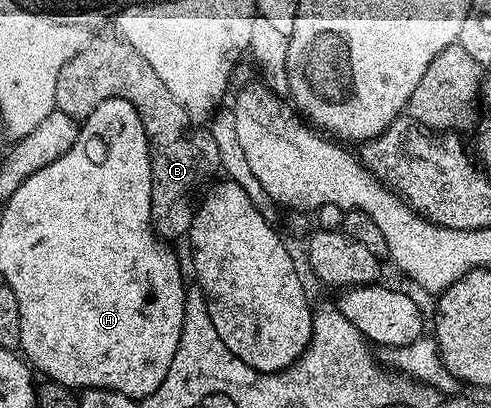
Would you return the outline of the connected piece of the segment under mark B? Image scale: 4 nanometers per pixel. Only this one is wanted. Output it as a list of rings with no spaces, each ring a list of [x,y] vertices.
[[[92,37],[87,46],[81,48],[81,52],[77,52],[77,56],[73,56],[73,60],[65,64],[65,68],[61,68],[61,76],[57,76],[55,108],[76,120],[82,120],[88,118],[93,108],[97,108],[97,104],[105,100],[120,96],[133,96],[135,107],[143,121],[151,153],[151,224],[155,227],[155,233],[164,240],[179,238],[182,234],[184,237],[190,231],[191,222],[195,219],[197,195],[208,183],[207,177],[219,166],[219,146],[215,143],[213,135],[206,134],[205,131],[195,127],[198,125],[188,116],[185,108],[181,108],[181,104],[177,104],[177,100],[169,96],[169,88],[161,84],[157,72],[153,72],[153,68],[149,68],[149,64],[141,60],[136,50],[122,38],[110,37]]]

